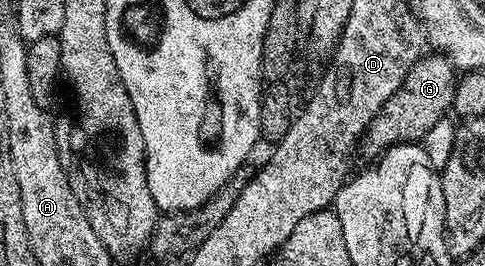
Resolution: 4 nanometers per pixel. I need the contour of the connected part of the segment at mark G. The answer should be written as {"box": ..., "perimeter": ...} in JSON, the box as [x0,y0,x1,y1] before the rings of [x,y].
{"box":[361,52,456,156],"perimeter":[[[438,52],[424,53],[405,76],[403,87],[385,100],[381,112],[377,112],[369,128],[363,132],[361,150],[379,156],[391,146],[422,143],[429,128],[433,128],[437,120],[448,117],[454,107],[456,81],[456,68],[446,56]]]}

